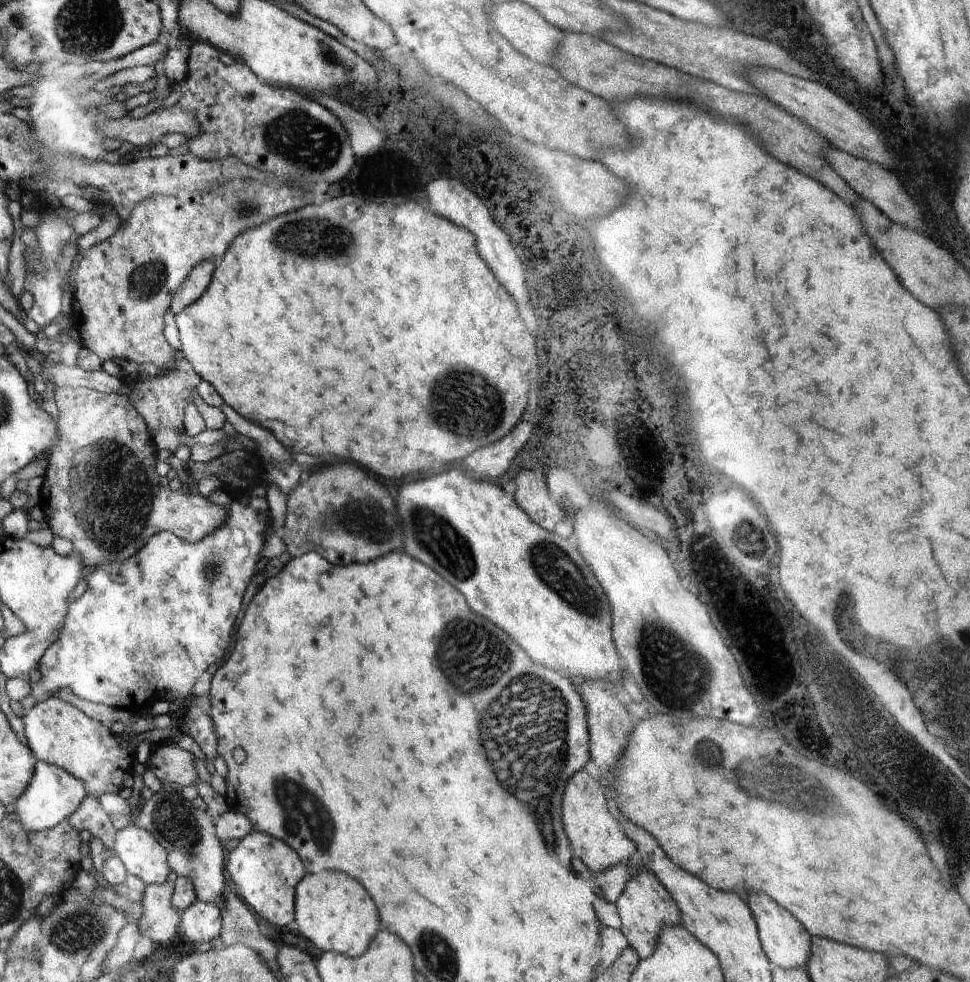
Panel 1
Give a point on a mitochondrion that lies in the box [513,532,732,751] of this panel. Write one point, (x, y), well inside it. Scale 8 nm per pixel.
(687, 666)

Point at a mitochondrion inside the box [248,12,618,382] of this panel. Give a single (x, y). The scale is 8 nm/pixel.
(305, 143)

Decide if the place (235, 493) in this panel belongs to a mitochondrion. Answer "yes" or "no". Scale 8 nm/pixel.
no

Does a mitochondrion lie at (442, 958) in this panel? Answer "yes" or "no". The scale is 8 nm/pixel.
yes

